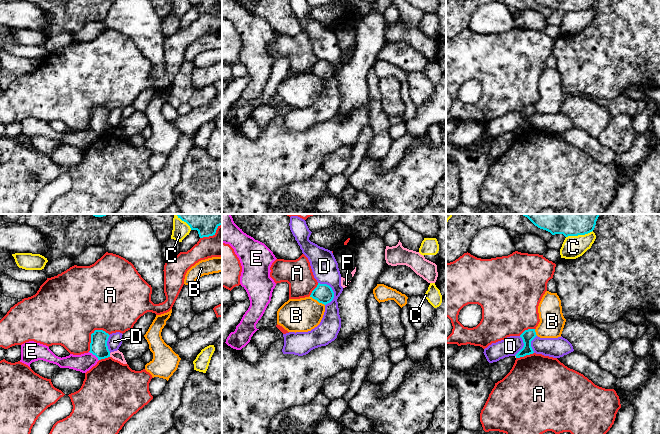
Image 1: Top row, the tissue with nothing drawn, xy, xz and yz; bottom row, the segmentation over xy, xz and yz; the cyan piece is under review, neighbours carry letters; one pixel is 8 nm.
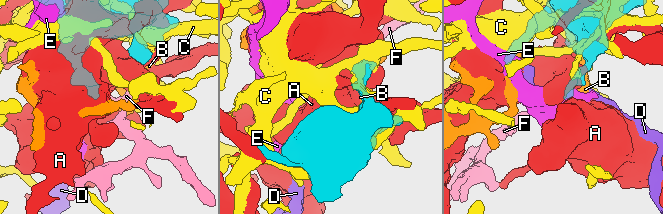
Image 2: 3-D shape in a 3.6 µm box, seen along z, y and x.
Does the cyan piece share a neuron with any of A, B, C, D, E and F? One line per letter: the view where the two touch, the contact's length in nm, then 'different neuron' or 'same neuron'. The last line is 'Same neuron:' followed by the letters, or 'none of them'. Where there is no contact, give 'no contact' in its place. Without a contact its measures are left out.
A: meets cyan in xy; contact 220 nm long; different neuron
B: meets cyan in xz; contact 150 nm long; different neuron
C: meets cyan in yz; contact 220 nm long; different neuron
D: meets cyan in xz; contact 200 nm long; different neuron
E: meets cyan in xy; contact 110 nm long; different neuron
F: meets cyan in xy; contact 30 nm long; different neuron
Same neuron: none of them

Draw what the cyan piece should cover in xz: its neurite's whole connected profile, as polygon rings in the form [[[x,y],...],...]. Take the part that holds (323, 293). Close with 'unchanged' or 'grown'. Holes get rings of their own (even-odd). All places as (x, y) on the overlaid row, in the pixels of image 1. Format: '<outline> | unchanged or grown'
[[[318,283],[317,287],[312,291],[310,297],[324,305],[330,303],[334,298],[332,288],[327,284]]] | unchanged

